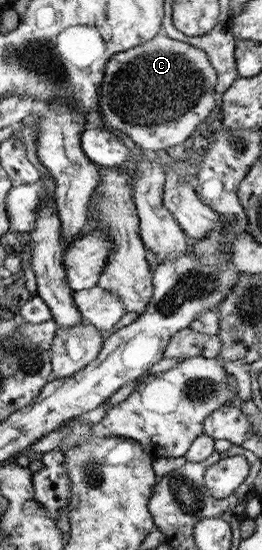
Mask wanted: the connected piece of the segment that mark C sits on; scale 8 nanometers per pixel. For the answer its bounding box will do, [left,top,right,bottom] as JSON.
[100,32,219,153]

